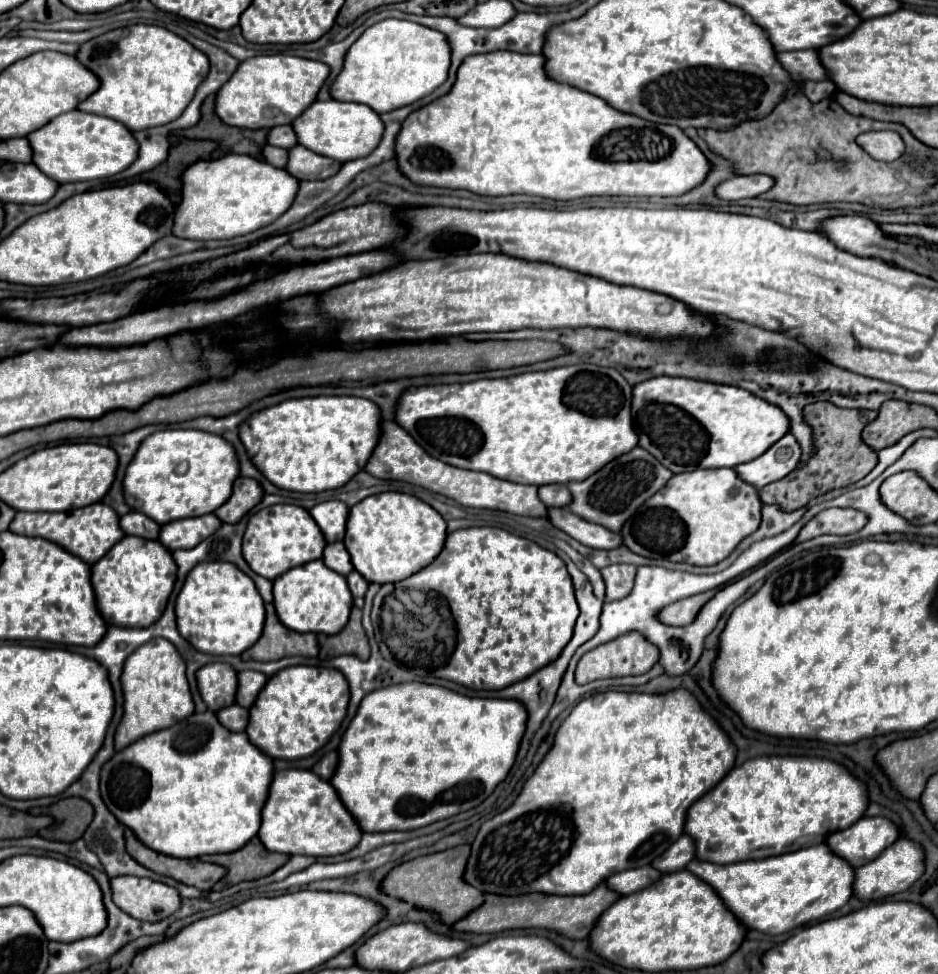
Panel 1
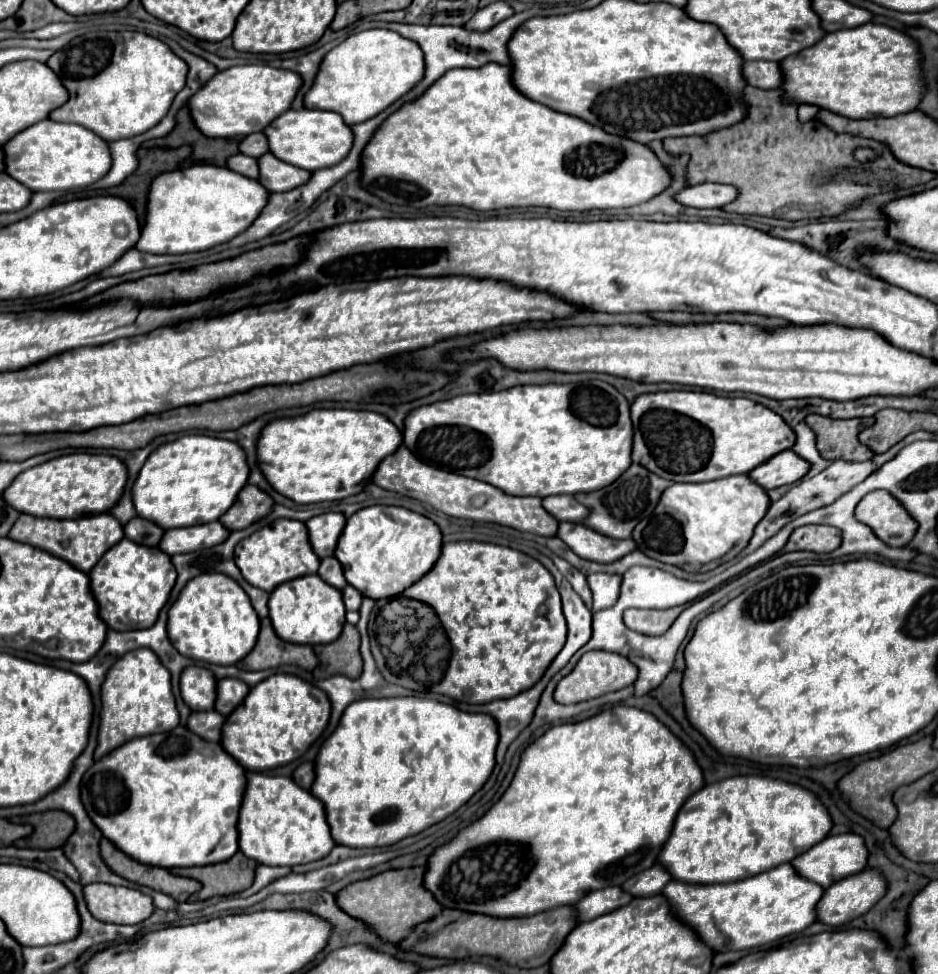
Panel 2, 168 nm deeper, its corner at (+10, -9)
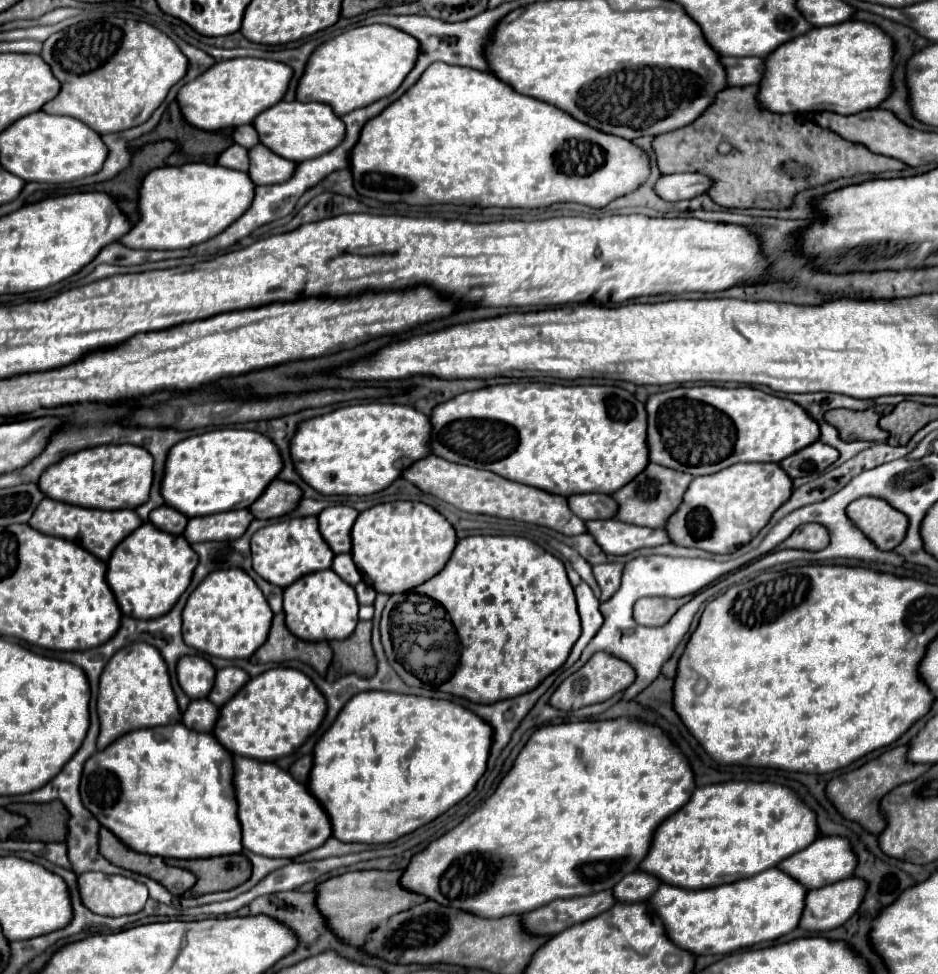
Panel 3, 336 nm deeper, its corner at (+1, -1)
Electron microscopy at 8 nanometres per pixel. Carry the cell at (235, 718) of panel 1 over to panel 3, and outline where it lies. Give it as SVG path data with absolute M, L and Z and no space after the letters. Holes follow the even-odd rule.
M207 698L191 700L187 710L183 712L183 724L197 732L211 732L219 716L219 708L211 704Z

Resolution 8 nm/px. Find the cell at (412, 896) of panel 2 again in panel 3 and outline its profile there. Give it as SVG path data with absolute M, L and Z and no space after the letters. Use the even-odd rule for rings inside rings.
M367 870L367 872L341 874L341 876L335 876L335 878L329 878L317 884L315 906L325 918L331 932L341 942L351 944L351 946L361 946L365 936L371 930L375 930L383 920L427 900L425 896L403 890L399 886L399 878L401 878L401 870L393 870L393 872L391 870Z

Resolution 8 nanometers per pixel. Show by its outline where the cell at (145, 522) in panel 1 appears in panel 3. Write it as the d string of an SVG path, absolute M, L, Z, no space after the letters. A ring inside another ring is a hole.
M161 506L157 510L151 512L149 520L161 528L163 532L169 532L169 534L183 534L183 528L187 526L187 516L181 514L179 510L171 508L171 506Z

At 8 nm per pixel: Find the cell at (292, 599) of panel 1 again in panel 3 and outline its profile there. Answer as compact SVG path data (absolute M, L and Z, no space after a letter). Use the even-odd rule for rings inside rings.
M321 570L307 574L285 588L283 610L287 628L305 642L329 642L329 640L345 640L353 634L359 618L359 604L353 586L335 576L333 570Z

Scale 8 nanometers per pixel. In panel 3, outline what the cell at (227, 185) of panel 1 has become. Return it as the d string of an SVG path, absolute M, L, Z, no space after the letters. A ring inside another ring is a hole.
M191 162L181 166L165 166L151 170L139 188L139 222L119 240L127 248L135 250L177 250L189 248L217 236L227 226L231 226L249 206L253 200L253 182L245 172L229 170L223 166L209 166L205 162Z

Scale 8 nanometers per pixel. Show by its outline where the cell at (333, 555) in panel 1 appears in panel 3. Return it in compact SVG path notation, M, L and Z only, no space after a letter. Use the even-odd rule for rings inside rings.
M337 554L333 558L333 570L351 586L359 584L361 582L361 572L357 570L351 554Z

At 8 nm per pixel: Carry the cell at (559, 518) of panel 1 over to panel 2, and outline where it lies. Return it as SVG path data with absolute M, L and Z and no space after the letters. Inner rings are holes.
M560 522L556 536L566 542L566 546L584 560L592 562L614 562L626 554L630 554L636 546L634 540L614 540L594 532L592 528L580 522Z

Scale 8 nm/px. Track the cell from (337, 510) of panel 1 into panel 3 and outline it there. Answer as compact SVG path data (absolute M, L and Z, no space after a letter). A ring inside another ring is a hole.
M329 506L317 516L321 536L335 554L351 552L351 528L357 514L351 506Z

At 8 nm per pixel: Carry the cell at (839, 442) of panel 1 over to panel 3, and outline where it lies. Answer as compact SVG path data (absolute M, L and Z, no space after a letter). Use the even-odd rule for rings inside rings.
M869 408L863 412L855 410L829 410L825 414L825 420L833 424L843 440L869 440L869 442L883 442L889 438L885 430L879 428L879 414Z

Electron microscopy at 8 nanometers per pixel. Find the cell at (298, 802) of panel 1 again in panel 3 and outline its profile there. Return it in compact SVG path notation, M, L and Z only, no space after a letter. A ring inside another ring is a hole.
M233 756L233 772L237 818L243 828L243 846L249 852L267 858L295 858L331 838L331 822L325 810L307 786L293 780L287 770L273 762Z

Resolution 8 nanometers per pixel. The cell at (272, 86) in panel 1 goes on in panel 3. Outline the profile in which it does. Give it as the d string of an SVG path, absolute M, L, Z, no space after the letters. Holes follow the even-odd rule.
M233 58L227 62L215 62L211 70L179 90L177 102L185 122L199 130L235 128L239 124L251 124L257 114L277 104L289 86L291 74L293 70L287 64L275 60Z

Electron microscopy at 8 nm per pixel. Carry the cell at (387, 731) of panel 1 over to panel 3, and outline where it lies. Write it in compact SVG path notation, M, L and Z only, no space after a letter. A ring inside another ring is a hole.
M359 692L317 740L313 748L315 764L307 788L327 812L337 840L387 844L415 832L461 802L483 776L489 748L491 728L459 704L393 692Z

